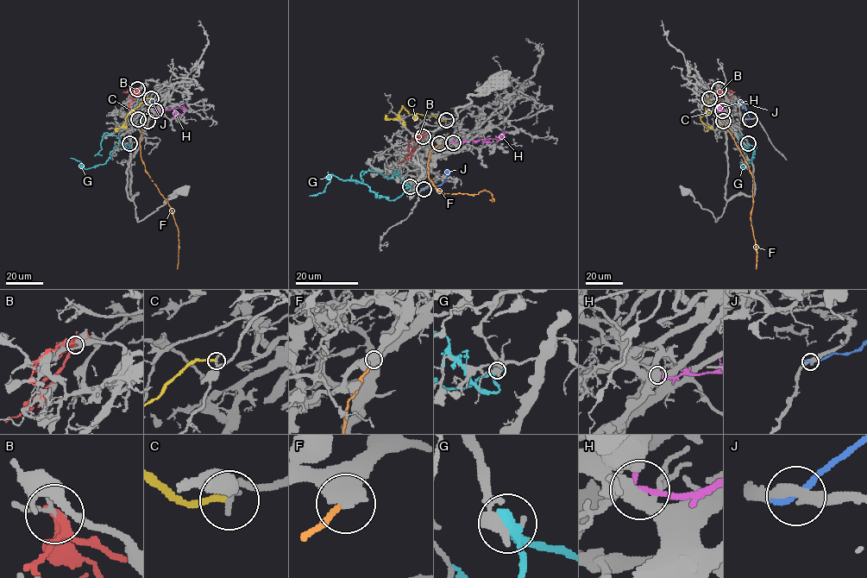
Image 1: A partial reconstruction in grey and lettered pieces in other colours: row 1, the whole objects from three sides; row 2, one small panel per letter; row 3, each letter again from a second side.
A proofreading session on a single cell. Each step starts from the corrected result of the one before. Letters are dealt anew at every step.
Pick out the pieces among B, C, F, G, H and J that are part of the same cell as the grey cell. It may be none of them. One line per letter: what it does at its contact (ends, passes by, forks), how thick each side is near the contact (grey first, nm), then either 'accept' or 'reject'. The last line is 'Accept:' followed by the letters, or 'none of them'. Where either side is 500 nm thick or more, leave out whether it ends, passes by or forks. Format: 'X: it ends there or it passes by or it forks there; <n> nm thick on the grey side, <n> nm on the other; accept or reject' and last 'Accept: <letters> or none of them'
B: it forks there; 110 nm thick on the grey side, 180 nm on the other; reject
C: it ends there; 150 nm thick on the grey side, 190 nm on the other; reject
F: 800 nm thick on the grey side, 200 nm on the other; reject
G: it passes by; 420 nm thick on the grey side, 340 nm on the other; reject
H: it passes by; 400 nm thick on the grey side, 190 nm on the other; reject
J: it ends there; 400 nm thick on the grey side, 220 nm on the other; reject
Accept: none of them

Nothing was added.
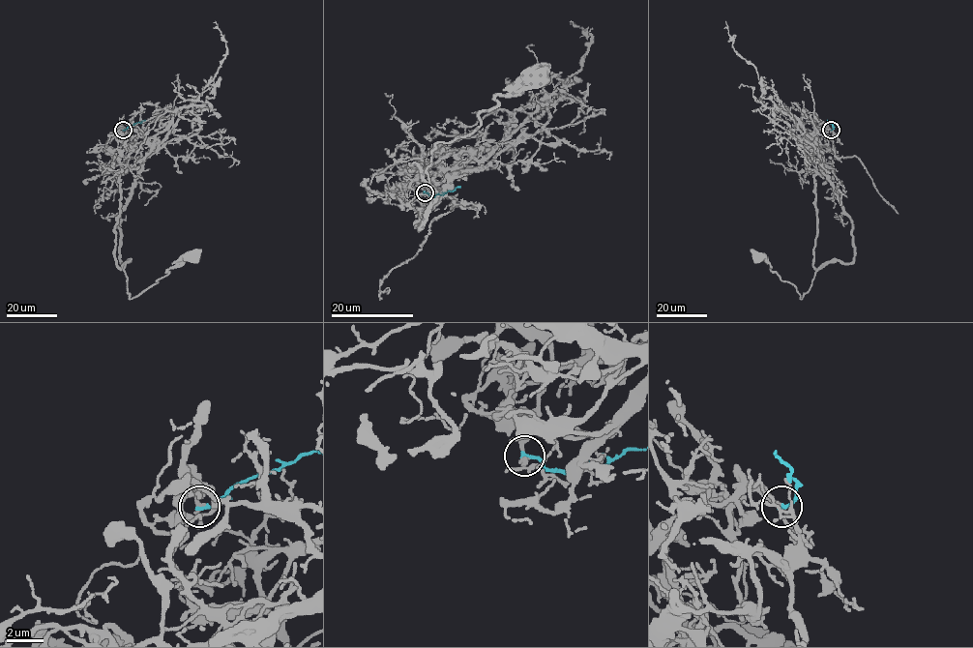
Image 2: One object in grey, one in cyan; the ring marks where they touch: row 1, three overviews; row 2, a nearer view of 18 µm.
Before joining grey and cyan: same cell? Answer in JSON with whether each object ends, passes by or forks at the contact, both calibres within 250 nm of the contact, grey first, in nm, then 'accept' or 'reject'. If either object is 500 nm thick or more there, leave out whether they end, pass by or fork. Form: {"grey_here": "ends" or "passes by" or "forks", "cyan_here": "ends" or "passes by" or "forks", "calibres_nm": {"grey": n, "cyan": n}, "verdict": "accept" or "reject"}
{"grey_here": "passes by", "cyan_here": "ends", "calibres_nm": {"grey": 220, "cyan": 200}, "verdict": "reject"}

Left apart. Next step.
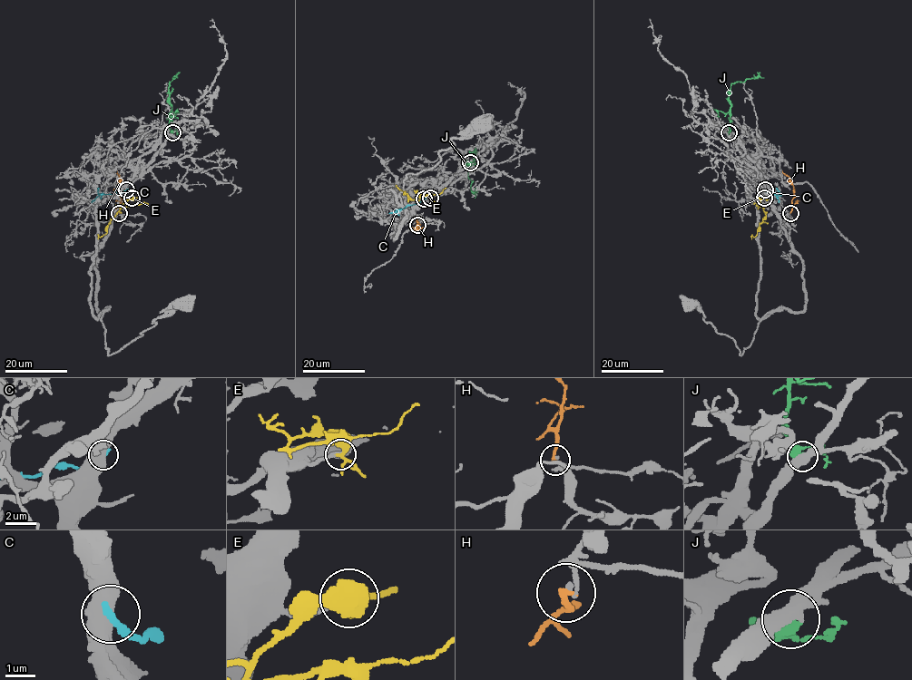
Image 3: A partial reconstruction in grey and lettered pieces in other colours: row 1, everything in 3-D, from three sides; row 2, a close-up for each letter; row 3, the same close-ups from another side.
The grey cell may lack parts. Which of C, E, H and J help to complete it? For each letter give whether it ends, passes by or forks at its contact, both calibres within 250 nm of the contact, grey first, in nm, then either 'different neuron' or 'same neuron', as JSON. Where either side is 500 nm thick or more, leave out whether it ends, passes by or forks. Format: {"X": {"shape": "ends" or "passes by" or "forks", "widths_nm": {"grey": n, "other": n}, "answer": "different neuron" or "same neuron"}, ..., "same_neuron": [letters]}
{"C": {"widths_nm": {"grey": 550, "other": 280}, "answer": "different neuron"}, "E": {"shape": "forks", "widths_nm": {"grey": 150, "other": 280}, "answer": "same neuron"}, "H": {"shape": "ends", "widths_nm": {"grey": 170, "other": 200}, "answer": "different neuron"}, "J": {"shape": "passes by", "widths_nm": {"grey": 480, "other": 380}, "answer": "same neuron"}, "same_neuron": ["E", "J"]}

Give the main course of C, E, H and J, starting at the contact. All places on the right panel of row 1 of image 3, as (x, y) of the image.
C: (764, 189), (774, 193), (779, 201)
E: (763, 198), (760, 203), (766, 217), (751, 238)
H: (790, 212), (794, 186), (782, 170)
J: (728, 132), (730, 85), (747, 78), (763, 77)

